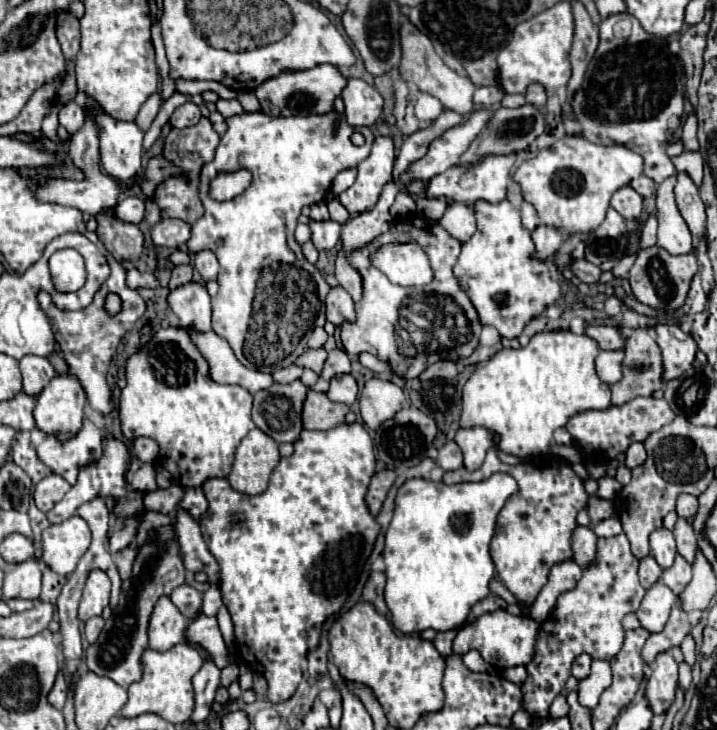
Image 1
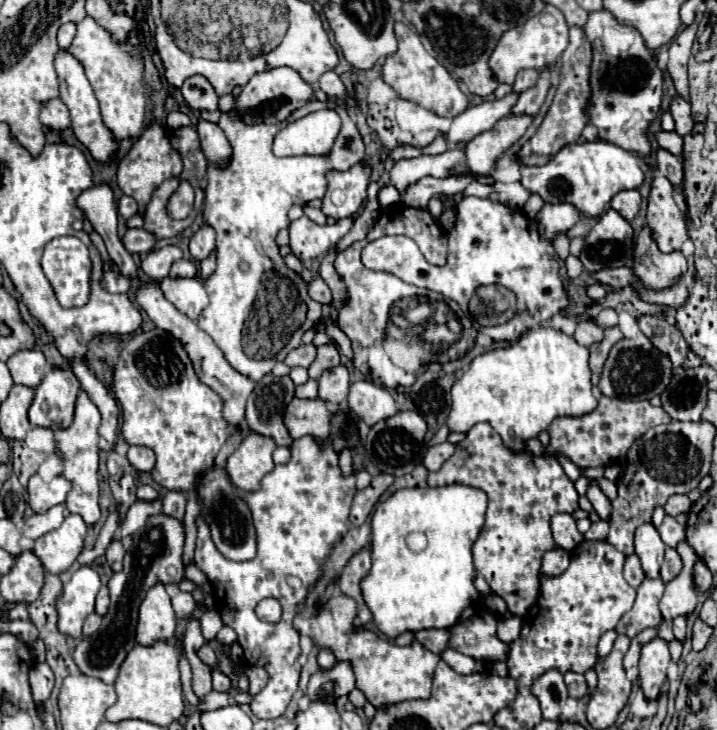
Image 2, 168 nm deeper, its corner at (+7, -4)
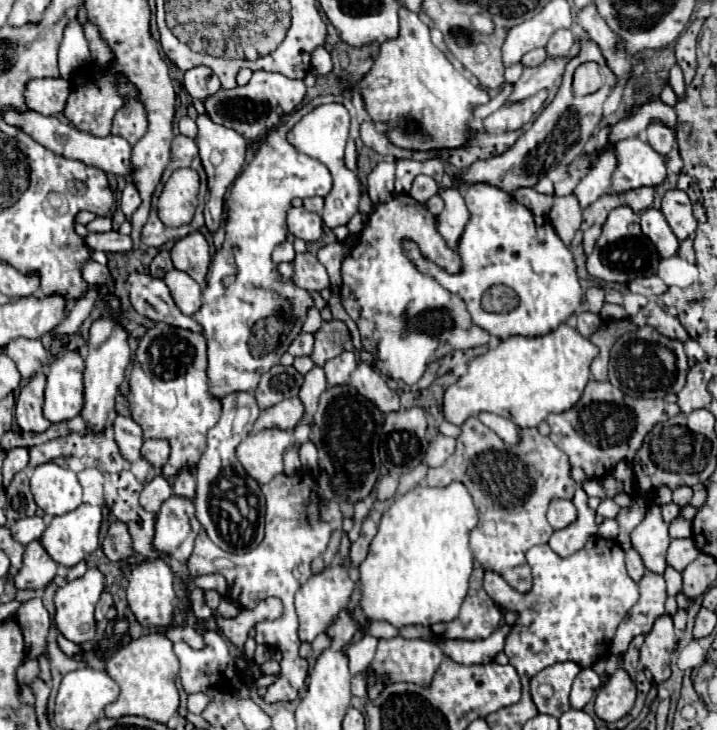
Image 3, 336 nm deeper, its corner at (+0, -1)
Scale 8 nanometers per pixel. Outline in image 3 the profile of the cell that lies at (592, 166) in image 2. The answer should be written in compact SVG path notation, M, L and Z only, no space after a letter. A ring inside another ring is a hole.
M627 138L615 146L619 150L619 170L611 178L611 190L617 194L641 186L657 186L667 176L669 156L659 154L641 138Z

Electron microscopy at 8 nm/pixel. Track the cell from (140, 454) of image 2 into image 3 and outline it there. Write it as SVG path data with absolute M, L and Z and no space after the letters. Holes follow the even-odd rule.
M145 440L143 458L157 468L165 466L165 462L169 460L169 442L167 440Z

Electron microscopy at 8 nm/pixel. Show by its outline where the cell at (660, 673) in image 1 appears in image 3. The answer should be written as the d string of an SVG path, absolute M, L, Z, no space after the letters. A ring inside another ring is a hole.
M663 614L655 620L653 630L645 636L641 646L641 662L653 674L653 680L659 684L671 676L671 654L675 650L677 638L673 630L673 618Z

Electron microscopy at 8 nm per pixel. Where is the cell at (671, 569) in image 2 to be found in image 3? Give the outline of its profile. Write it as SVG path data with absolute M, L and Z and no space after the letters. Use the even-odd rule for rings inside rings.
M693 538L673 540L671 546L669 546L669 550L667 550L667 564L681 572L681 570L683 570L687 564L691 564L699 554L701 554L701 550L695 546L695 540L693 540Z

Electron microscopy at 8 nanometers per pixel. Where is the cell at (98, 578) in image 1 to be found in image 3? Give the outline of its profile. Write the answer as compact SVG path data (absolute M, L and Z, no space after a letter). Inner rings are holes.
M89 568L81 578L67 582L55 594L55 626L75 642L87 644L95 638L95 604L103 592L103 574Z

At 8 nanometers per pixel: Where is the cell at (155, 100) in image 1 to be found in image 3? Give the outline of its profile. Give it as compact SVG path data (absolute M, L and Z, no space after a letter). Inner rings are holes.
M7 106L7 108L1 108L1 118L11 124L11 126L17 126L21 128L25 134L29 134L35 142L47 146L51 152L63 156L63 158L75 158L75 160L81 160L83 164L87 166L95 166L95 168L101 168L103 172L107 174L115 174L115 176L131 176L133 172L133 164L131 164L131 146L127 140L119 138L119 136L93 136L89 132L83 132L83 130L77 130L73 128L71 124L55 118L55 116L43 116L39 112L33 112L33 110L25 110L25 112L19 112L17 108L13 106Z

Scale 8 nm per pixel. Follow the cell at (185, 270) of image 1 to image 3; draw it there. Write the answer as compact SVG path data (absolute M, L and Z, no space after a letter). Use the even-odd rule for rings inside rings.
M191 232L185 238L177 240L169 248L173 266L181 272L187 272L201 286L205 284L205 276L211 264L211 252L205 236L201 232Z

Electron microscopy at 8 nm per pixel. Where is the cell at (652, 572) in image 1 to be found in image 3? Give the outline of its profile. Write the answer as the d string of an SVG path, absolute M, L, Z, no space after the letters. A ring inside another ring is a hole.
M633 548L625 552L625 564L627 564L627 572L629 572L629 576L631 576L635 582L639 582L639 578L645 574L645 566L643 566L641 556L639 556Z

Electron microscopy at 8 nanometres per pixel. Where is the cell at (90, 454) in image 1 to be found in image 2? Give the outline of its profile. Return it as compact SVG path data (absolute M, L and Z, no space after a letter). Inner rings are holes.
M80 391L80 397L76 401L76 413L74 413L74 421L68 429L56 429L56 453L62 457L64 463L64 471L62 477L66 477L72 483L72 489L68 493L66 499L66 507L70 513L80 515L88 527L92 527L98 519L100 519L100 507L98 507L98 425L100 425L100 413L96 409L96 405L92 405L92 401L88 401L86 393Z

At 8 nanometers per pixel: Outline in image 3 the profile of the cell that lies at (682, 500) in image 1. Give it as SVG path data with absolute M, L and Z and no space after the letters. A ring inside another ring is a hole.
M681 486L681 488L673 490L673 502L677 506L685 506L691 500L691 496L693 496L693 490L689 486Z

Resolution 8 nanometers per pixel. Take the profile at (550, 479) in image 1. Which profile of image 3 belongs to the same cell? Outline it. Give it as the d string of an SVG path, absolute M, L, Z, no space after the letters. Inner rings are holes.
M471 416L461 424L457 448L451 458L439 468L429 468L427 484L447 486L461 482L469 490L479 512L479 522L469 534L473 558L485 570L501 574L517 592L527 592L531 590L531 568L527 566L525 552L535 544L547 542L553 534L545 518L551 498L573 498L575 482L569 476L569 468L567 456L551 438L541 436L537 428L519 428L519 442L507 446L491 428Z

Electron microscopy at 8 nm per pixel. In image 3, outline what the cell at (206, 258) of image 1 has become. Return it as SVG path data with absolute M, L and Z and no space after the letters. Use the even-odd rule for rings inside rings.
M205 114L197 116L197 126L199 126L199 134L197 134L197 146L199 146L199 156L203 162L203 168L207 172L209 178L209 190L207 190L207 198L205 198L205 226L209 228L209 232L217 232L219 228L219 220L221 220L221 210L223 210L223 196L227 192L227 188L233 184L233 180L239 176L243 164L245 164L245 154L247 154L247 142L241 134L237 134L231 128L219 126L215 122L211 122Z

